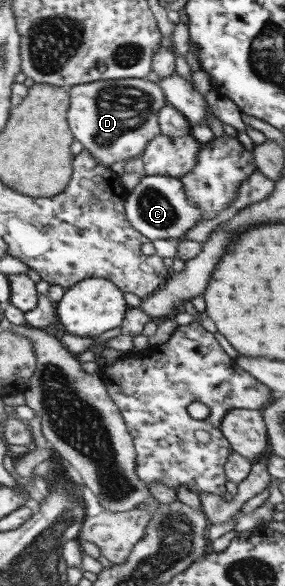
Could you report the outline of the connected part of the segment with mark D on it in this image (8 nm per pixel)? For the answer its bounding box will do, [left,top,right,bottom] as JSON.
[69,78,169,167]

